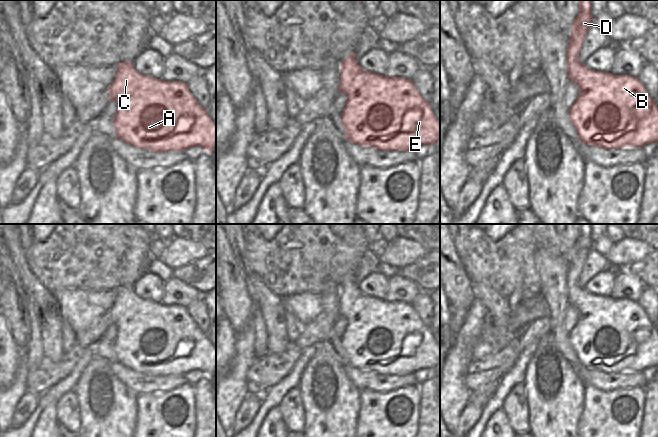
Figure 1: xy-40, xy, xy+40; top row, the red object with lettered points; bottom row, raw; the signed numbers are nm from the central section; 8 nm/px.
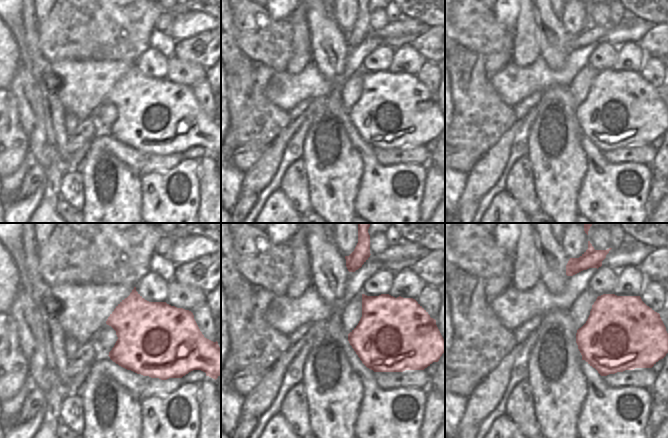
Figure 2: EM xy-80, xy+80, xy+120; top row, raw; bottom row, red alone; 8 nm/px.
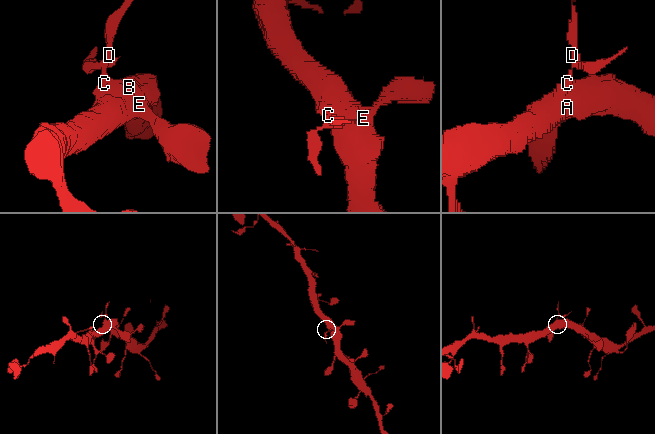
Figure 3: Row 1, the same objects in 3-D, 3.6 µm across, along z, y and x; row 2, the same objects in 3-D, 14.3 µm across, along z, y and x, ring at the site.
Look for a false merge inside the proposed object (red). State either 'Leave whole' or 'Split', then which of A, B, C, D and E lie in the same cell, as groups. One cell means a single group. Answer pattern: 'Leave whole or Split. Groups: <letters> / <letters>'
Split. Groups: A B C E / D.

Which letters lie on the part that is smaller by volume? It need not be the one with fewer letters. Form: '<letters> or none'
D.

